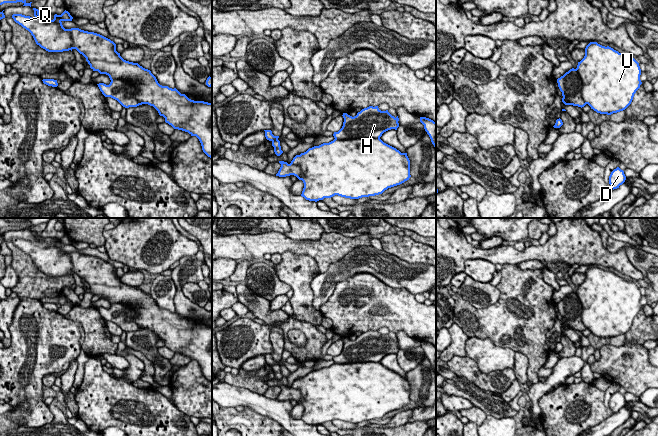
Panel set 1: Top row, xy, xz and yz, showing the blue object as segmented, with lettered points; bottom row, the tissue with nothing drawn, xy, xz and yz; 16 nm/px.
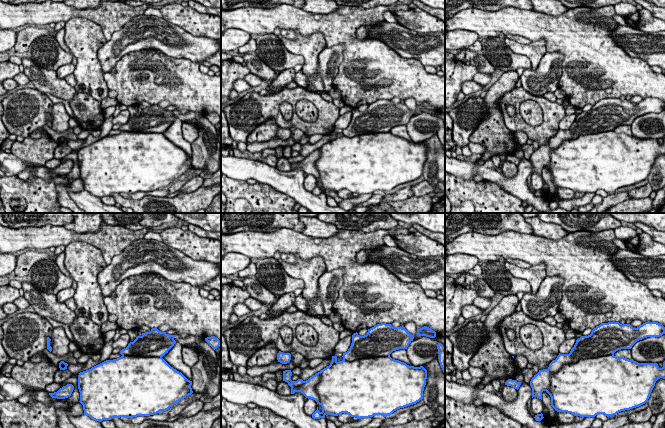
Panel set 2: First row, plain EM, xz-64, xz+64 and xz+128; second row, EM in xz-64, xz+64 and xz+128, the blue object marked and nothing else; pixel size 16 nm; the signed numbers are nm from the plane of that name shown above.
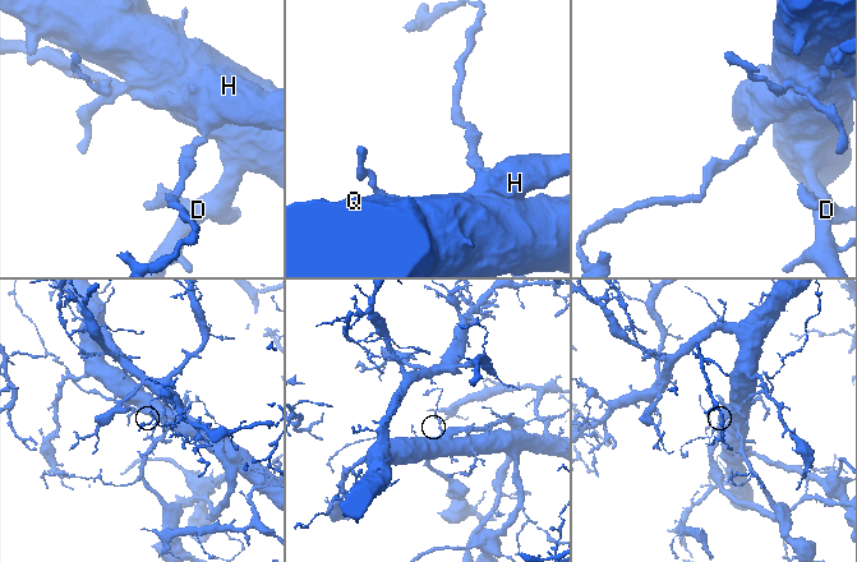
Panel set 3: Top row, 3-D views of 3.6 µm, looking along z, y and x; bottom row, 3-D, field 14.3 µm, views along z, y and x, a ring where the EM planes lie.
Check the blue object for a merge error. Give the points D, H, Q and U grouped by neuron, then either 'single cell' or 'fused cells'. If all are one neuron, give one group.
D Q U / H | fused cells

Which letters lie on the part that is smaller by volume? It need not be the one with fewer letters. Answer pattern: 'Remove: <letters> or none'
Remove: H

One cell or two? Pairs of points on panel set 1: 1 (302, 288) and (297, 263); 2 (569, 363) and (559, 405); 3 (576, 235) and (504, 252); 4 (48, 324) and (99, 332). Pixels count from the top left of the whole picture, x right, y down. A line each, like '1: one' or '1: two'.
1: one
2: two
3: one
4: two

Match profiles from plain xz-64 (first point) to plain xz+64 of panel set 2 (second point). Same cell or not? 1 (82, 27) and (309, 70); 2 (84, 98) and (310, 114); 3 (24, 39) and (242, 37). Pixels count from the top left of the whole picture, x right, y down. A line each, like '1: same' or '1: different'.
1: same
2: different
3: different

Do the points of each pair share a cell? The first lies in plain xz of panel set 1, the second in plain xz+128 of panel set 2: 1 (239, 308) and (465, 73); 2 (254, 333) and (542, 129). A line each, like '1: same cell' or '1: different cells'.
1: different cells
2: same cell

